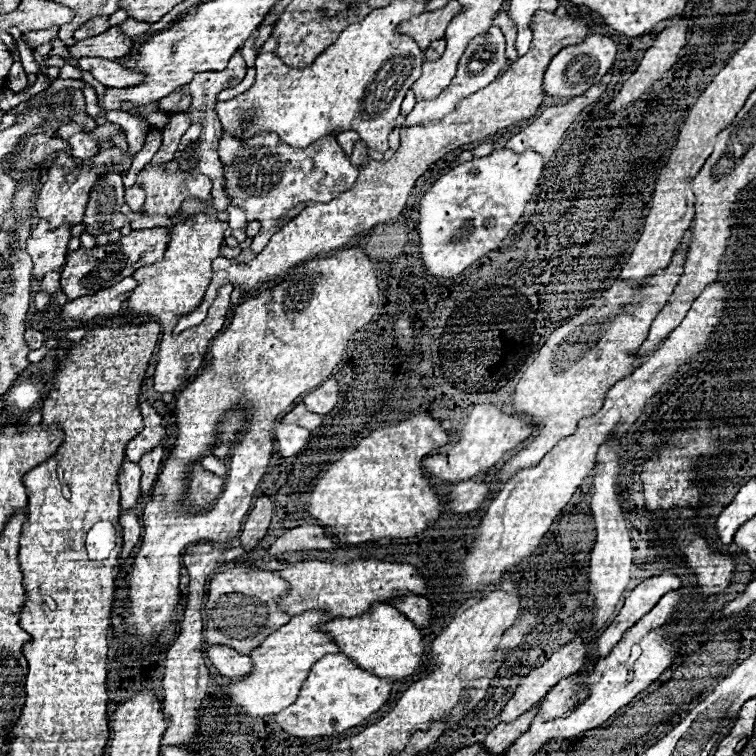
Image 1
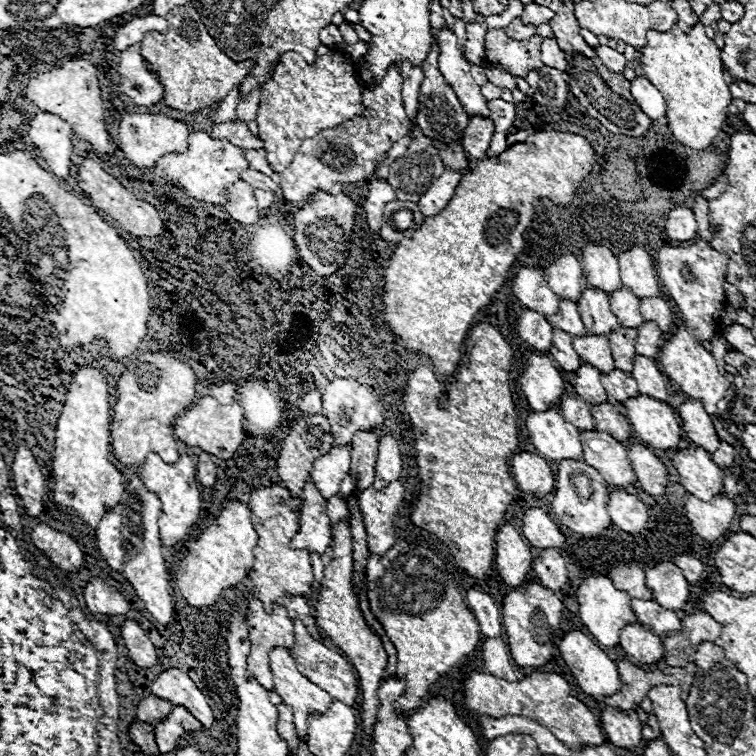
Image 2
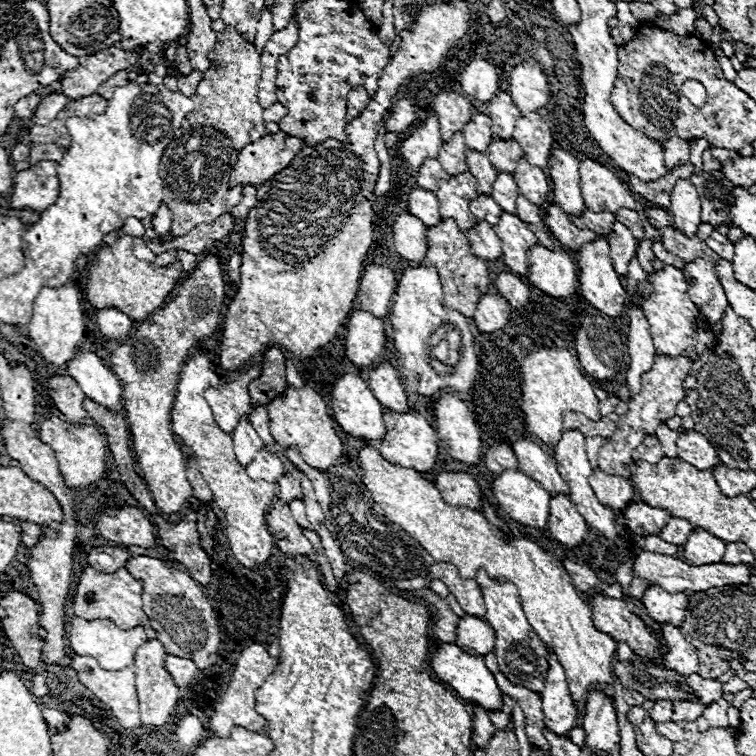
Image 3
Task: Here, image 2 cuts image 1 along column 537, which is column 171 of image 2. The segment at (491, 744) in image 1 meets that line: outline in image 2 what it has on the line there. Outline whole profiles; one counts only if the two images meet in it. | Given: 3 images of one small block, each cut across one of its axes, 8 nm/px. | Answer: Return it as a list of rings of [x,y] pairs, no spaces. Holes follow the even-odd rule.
[[[146,696],[138,702],[138,708],[136,708],[136,716],[138,720],[142,722],[148,722],[148,724],[156,724],[158,720],[166,720],[166,716],[172,712],[172,704],[166,702],[166,700],[160,700],[156,696]]]

